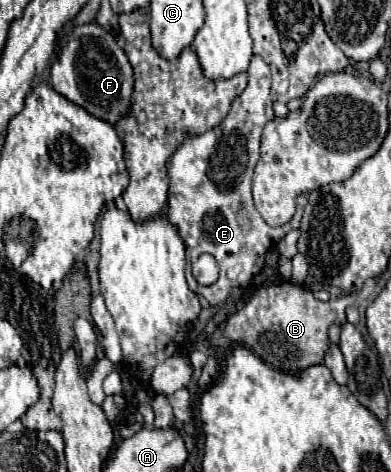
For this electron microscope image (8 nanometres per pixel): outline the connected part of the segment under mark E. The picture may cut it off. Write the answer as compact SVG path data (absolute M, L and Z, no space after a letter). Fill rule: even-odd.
M253 56L249 64L249 84L241 96L231 104L225 120L205 130L203 134L187 134L185 140L167 160L169 176L169 210L167 218L181 234L187 260L195 262L203 252L211 254L219 264L219 280L211 286L199 286L191 272L187 272L187 284L195 294L207 298L209 304L223 302L231 288L247 288L255 274L261 272L265 264L265 252L279 242L289 230L299 228L307 196L297 196L297 212L293 220L285 226L269 226L253 206L251 200L251 178L253 168L259 160L259 140L267 122L275 118L273 102L269 96L271 74L263 58Z

